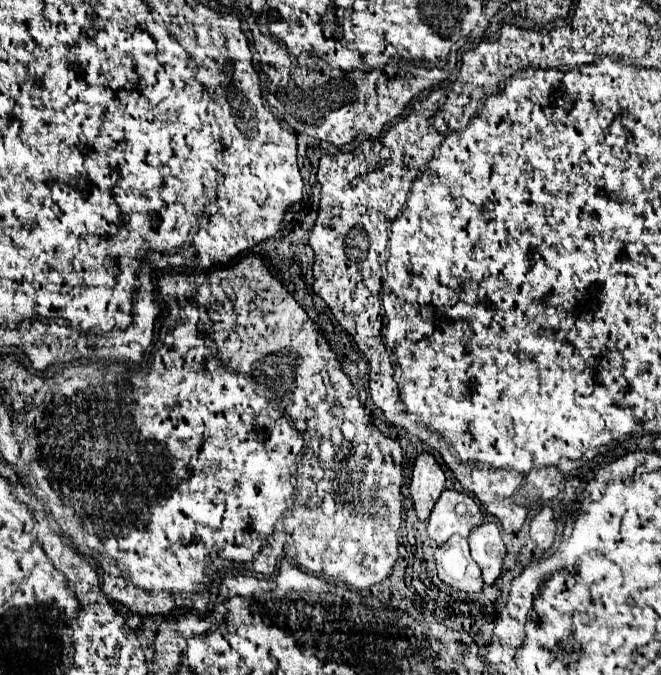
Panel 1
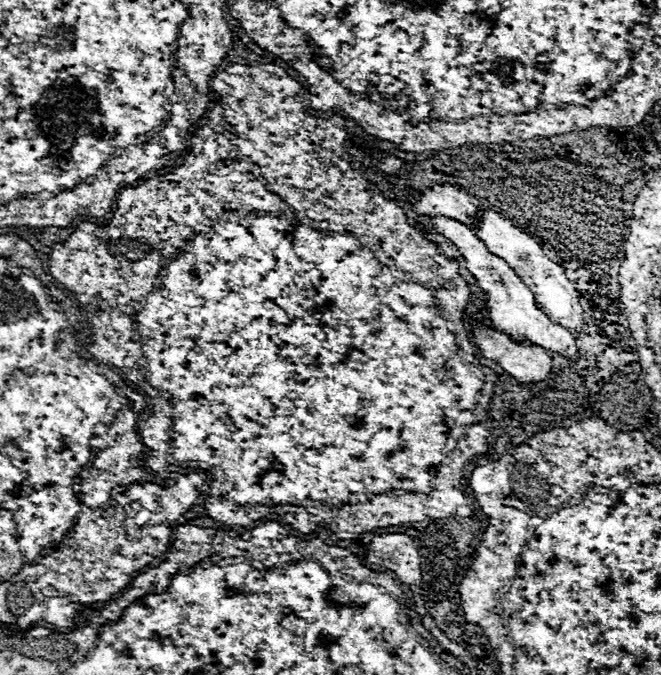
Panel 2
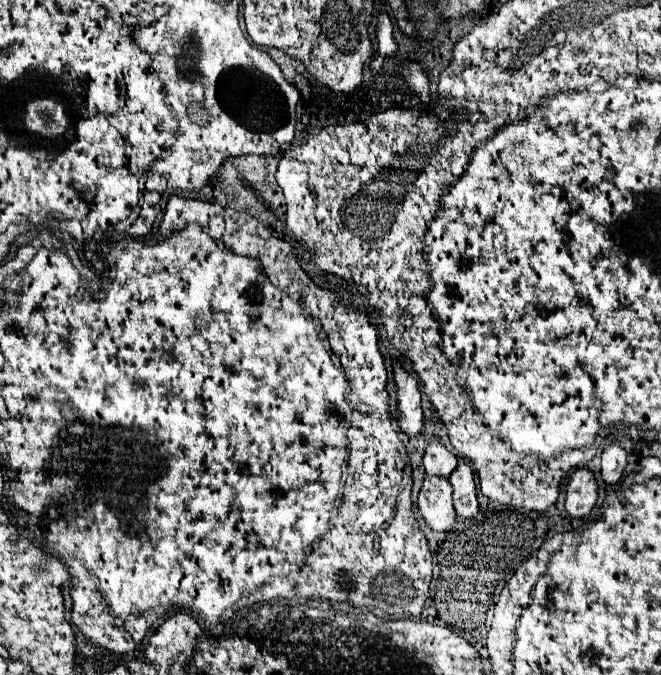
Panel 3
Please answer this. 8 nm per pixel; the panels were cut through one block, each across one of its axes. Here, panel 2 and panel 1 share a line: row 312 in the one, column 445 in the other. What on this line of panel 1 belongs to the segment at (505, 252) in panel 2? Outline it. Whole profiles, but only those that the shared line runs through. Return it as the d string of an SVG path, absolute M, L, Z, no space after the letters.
M452 536L444 546L436 550L434 556L438 564L438 576L442 582L468 594L482 592L484 588L482 572L470 556L466 538Z

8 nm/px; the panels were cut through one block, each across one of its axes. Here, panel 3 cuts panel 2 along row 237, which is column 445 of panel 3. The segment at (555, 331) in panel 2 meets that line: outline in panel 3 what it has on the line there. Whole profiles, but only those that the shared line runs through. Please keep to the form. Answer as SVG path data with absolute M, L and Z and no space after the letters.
M430 438L424 452L424 470L426 474L450 476L450 472L458 466L458 456L454 456L440 438Z

